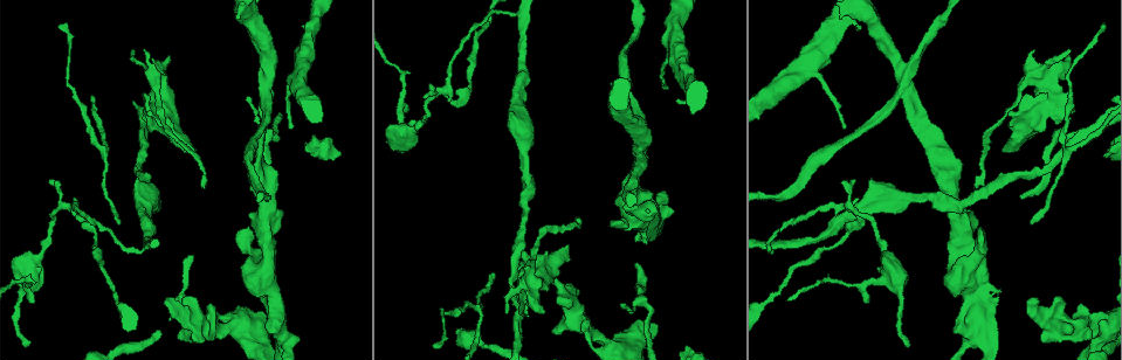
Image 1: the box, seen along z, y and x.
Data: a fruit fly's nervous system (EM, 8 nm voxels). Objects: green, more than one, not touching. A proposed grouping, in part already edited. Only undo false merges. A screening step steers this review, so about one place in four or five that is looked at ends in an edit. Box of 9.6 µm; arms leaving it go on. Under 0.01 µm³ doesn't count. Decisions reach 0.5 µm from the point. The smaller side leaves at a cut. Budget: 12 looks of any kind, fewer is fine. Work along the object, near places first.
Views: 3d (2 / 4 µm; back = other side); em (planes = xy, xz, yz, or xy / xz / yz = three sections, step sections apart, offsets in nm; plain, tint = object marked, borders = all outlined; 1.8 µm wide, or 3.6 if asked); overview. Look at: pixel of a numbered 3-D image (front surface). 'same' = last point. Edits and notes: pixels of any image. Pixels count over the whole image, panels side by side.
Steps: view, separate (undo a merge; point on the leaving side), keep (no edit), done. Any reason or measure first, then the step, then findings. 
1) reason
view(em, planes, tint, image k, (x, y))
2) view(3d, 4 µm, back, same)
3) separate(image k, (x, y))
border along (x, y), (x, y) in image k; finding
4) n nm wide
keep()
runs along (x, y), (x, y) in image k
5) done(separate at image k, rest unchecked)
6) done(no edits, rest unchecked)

two arms at a narrow angle
view(em, planes, tint, image 1, (149, 70))

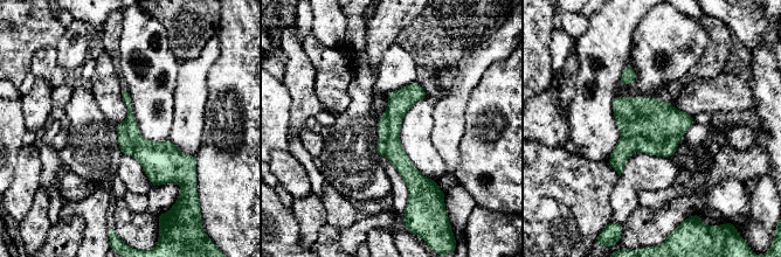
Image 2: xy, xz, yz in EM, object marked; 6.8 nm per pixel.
160 nm wide
separate(image 2, (624, 147))
border along (621, 137), (678, 138) in image 2; two cells meet here

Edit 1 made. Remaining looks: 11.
view(overview)

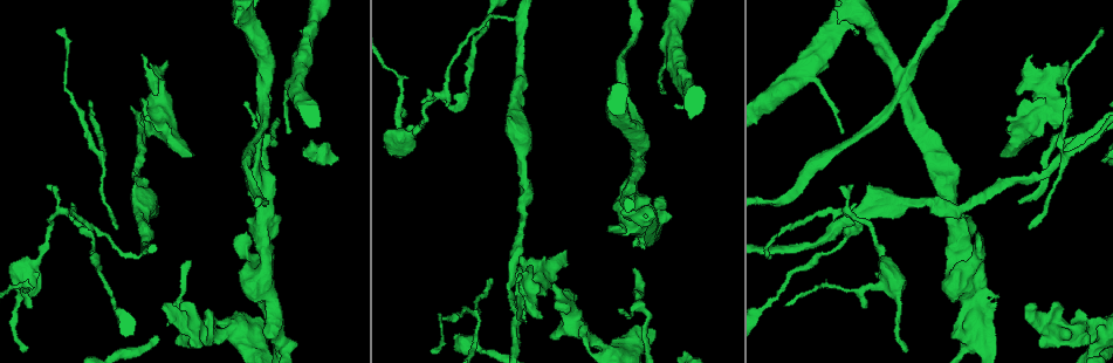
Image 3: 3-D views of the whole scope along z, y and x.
two arms in line, one across
view(em, xy, step 4, tint, image 3, (1059, 323))

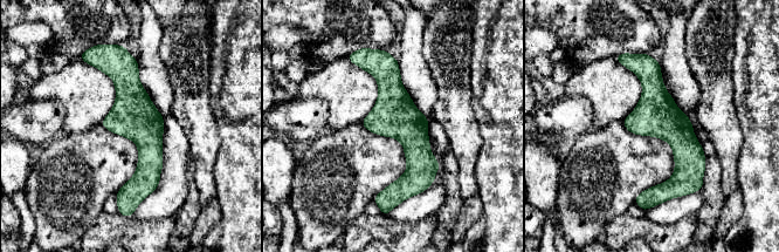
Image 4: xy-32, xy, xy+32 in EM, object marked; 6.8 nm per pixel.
view(em, planes, borders, same)

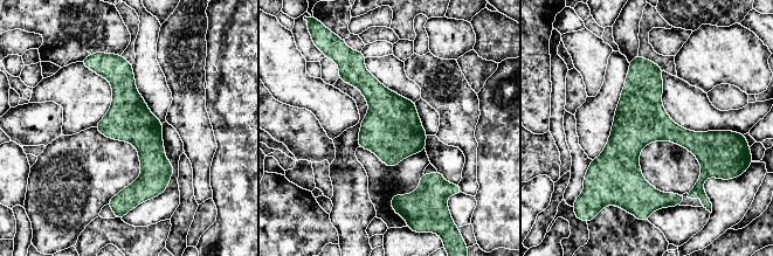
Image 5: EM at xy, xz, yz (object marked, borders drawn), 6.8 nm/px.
300 nm wide
keep()
runs along (115, 61), (149, 142), (149, 177), (122, 200) in image 5; one cell here

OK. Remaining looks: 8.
three-way junction
view(em, yz, step 4, tint, image 3, (444, 93))

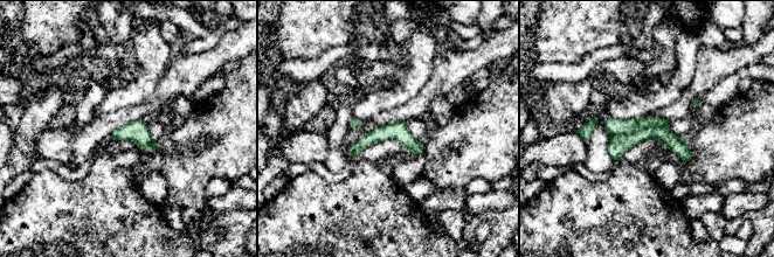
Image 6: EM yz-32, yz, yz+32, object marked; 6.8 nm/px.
separate(image 6, (617, 145))
border along (668, 126), (649, 126), (614, 137) in image 6; a second cell is stuck on

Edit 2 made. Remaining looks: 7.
four arms meet
view(em, 3.6 µm, planes, tint, image 3, (899, 103))

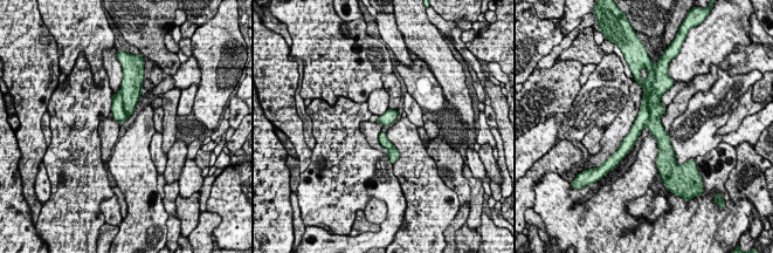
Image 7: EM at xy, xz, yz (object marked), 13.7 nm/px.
140 nm wide
separate(image 7, (643, 115))
border along (643, 96), (649, 113), (646, 122) in image 7; two cells meet here

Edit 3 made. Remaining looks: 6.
done(separate at image 2, separate at image 6, separate at image 7, rest unchecked)

